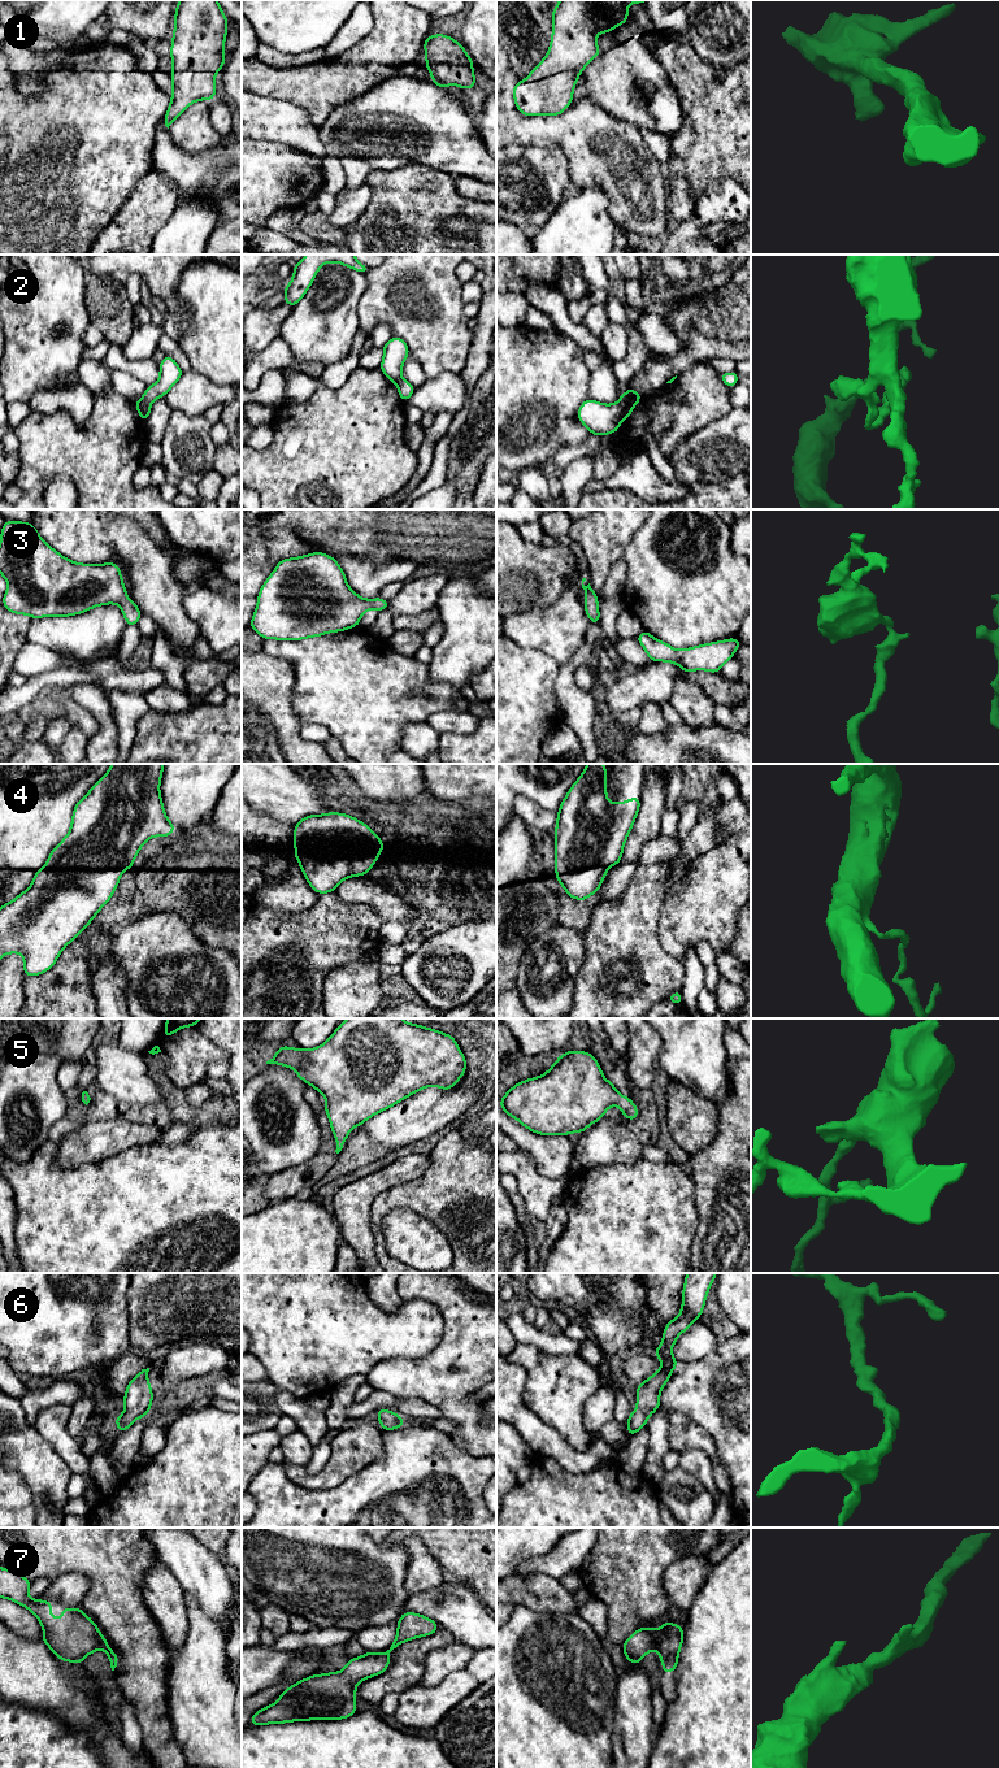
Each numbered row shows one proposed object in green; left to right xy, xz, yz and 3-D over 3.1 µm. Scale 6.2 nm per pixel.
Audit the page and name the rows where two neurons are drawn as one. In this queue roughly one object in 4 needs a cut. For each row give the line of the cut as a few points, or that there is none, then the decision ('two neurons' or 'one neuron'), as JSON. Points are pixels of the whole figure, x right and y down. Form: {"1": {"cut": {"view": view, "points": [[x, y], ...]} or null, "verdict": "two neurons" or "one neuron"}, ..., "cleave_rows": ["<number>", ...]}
{"1": {"cut": null, "verdict": "one neuron"}, "2": {"cut": {"view": "xy", "points": [[140, 399], [146, 418]]}, "verdict": "two neurons"}, "3": {"cut": null, "verdict": "one neuron"}, "4": {"cut": null, "verdict": "one neuron"}, "5": {"cut": null, "verdict": "one neuron"}, "6": {"cut": null, "verdict": "one neuron"}, "7": {"cut": null, "verdict": "one neuron"}, "cleave_rows": ["2"]}

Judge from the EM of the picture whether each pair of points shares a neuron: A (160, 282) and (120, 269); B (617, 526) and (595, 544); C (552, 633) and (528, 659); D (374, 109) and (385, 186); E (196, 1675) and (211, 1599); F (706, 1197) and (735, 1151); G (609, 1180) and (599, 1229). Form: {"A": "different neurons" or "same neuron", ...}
{"A": "same neuron", "B": "same neuron", "C": "different neurons", "D": "different neurons", "E": "different neurons", "F": "same neuron", "G": "same neuron"}

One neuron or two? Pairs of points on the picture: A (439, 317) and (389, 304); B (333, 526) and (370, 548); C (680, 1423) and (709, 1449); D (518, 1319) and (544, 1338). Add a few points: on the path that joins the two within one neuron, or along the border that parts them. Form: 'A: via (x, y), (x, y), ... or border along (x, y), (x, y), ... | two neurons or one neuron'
A: via (426, 309), (421, 304), (402, 304) | one neuron
B: via (342, 526), (348, 526), (361, 539) | one neuron
C: via (687, 1430), (696, 1439), (702, 1441) | one neuron
D: via (522, 1325), (538, 1338) | one neuron

